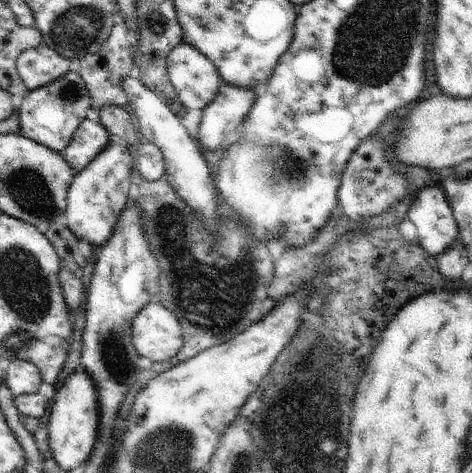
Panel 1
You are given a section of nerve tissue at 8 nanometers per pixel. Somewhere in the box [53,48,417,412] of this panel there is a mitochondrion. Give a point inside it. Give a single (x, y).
(168, 228)

